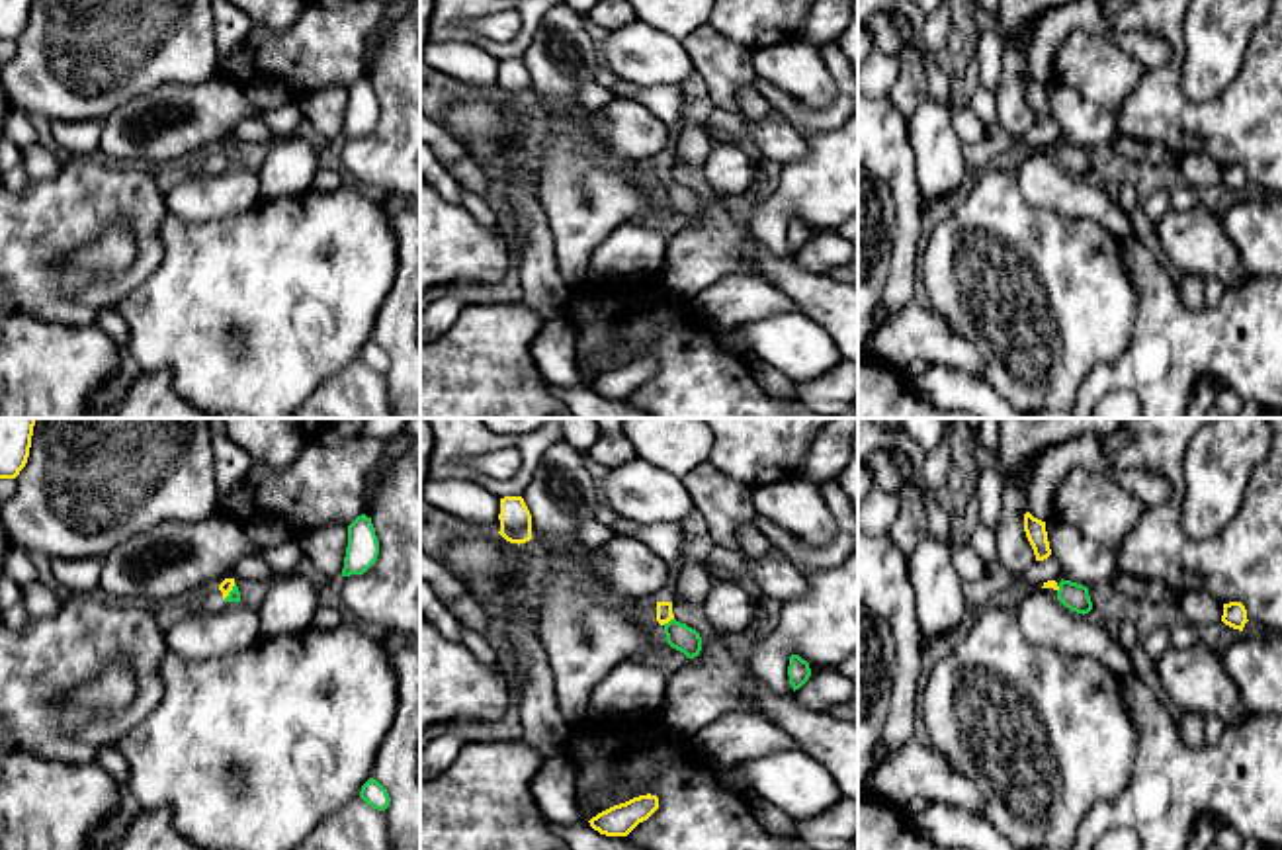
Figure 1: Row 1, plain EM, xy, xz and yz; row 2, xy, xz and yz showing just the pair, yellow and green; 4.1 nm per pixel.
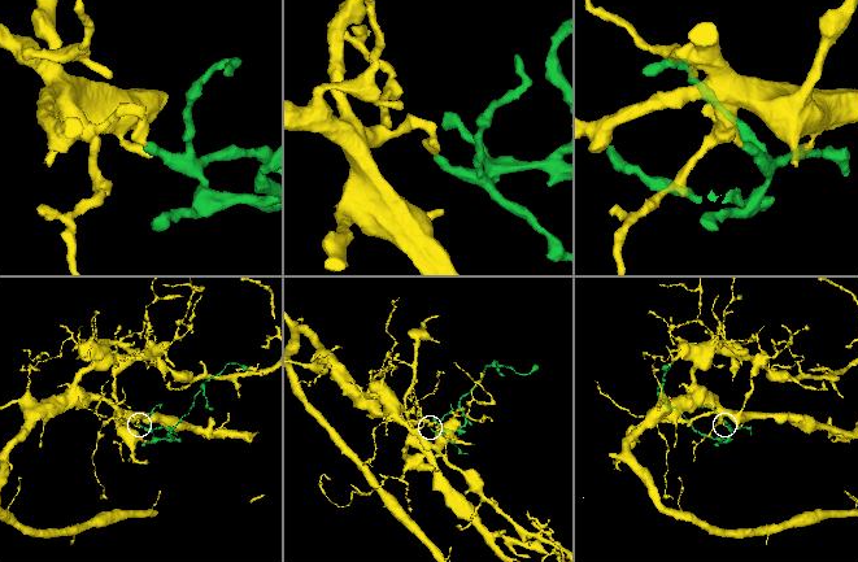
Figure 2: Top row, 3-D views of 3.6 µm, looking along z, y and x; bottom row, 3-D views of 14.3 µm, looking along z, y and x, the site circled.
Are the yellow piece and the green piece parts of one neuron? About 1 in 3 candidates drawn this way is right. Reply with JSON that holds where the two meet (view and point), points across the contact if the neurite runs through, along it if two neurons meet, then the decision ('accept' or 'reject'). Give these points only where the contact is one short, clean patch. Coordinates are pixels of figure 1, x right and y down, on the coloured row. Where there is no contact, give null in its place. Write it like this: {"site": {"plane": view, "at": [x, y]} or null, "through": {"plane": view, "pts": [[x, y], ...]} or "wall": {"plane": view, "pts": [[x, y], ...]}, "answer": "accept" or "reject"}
{"site": {"plane": "xz", "at": [667, 622]}, "through": {"plane": "xz", "pts": [[665, 614], [667, 622], [679, 636]]}, "answer": "accept"}

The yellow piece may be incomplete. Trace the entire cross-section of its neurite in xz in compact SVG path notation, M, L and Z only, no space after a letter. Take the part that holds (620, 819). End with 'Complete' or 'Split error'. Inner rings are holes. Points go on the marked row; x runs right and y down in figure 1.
M639 795L625 803L614 805L588 823L606 836L627 836L639 823L647 821L659 809L657 795Z. Complete

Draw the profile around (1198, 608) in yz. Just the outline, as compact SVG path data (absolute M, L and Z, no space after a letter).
M1188 592L1178 596L1175 616L1200 627L1219 621L1223 604L1208 592Z

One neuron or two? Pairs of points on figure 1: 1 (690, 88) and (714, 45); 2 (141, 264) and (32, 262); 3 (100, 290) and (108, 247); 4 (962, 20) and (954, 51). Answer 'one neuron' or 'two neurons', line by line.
1: two neurons
2: one neuron
3: two neurons
4: one neuron

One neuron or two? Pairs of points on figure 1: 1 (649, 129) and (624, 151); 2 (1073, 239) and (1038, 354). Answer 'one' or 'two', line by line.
1: one
2: one

